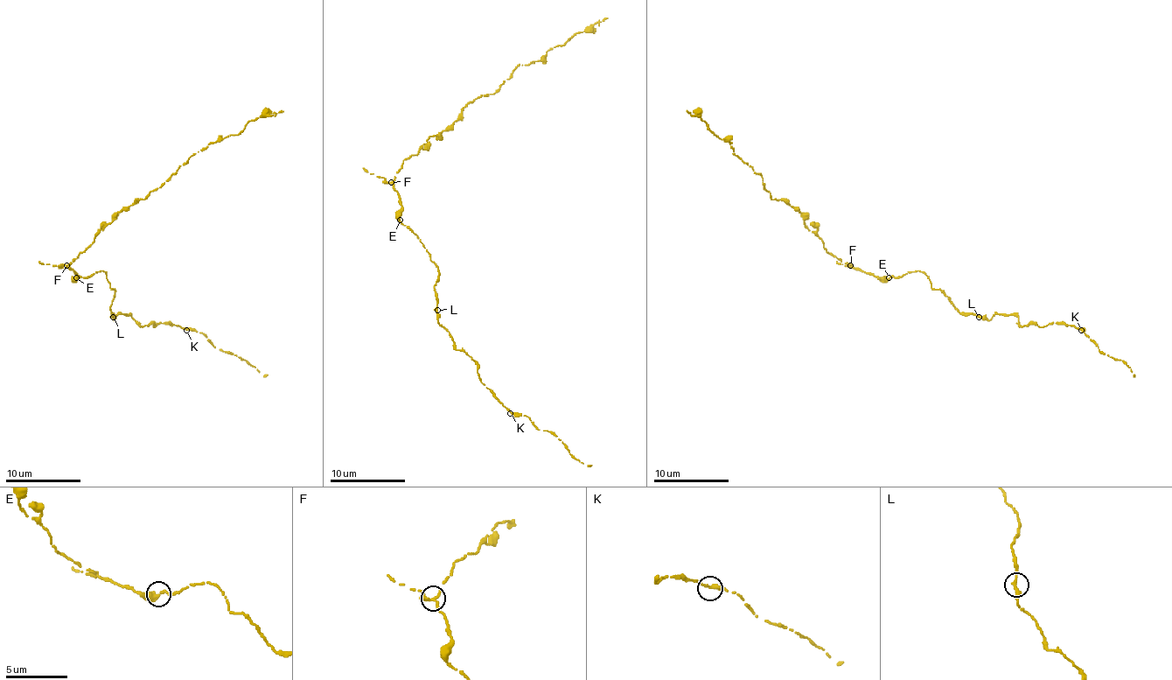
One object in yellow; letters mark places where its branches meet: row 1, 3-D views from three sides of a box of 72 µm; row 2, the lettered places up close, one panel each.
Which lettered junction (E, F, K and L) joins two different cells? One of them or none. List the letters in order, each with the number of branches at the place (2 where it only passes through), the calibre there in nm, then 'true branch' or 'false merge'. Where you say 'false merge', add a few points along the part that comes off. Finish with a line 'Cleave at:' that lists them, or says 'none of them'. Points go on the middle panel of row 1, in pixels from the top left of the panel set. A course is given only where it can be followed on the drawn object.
E: 2 branches meet; 360 nm thick; true branch
F: 2 branches meet; 320 nm thick; false merge; foreign part runs (390, 182), (408, 158), (450, 126), (467, 104), (491, 94), (518, 66), (539, 60), (608, 17)
K: 2 branches meet; 320 nm thick; true branch
L: 2 branches meet; 320 nm thick; true branch
Cleave at: F

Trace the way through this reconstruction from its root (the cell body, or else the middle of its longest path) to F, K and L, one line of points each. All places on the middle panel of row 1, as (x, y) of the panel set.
F: (400, 221), (401, 205), (390, 182)
K: (400, 221), (421, 241), (439, 272), (434, 287), (437, 321), (454, 346), (477, 362), (480, 382), (510, 413)
L: (400, 221), (421, 241), (439, 272), (434, 287), (437, 310)

